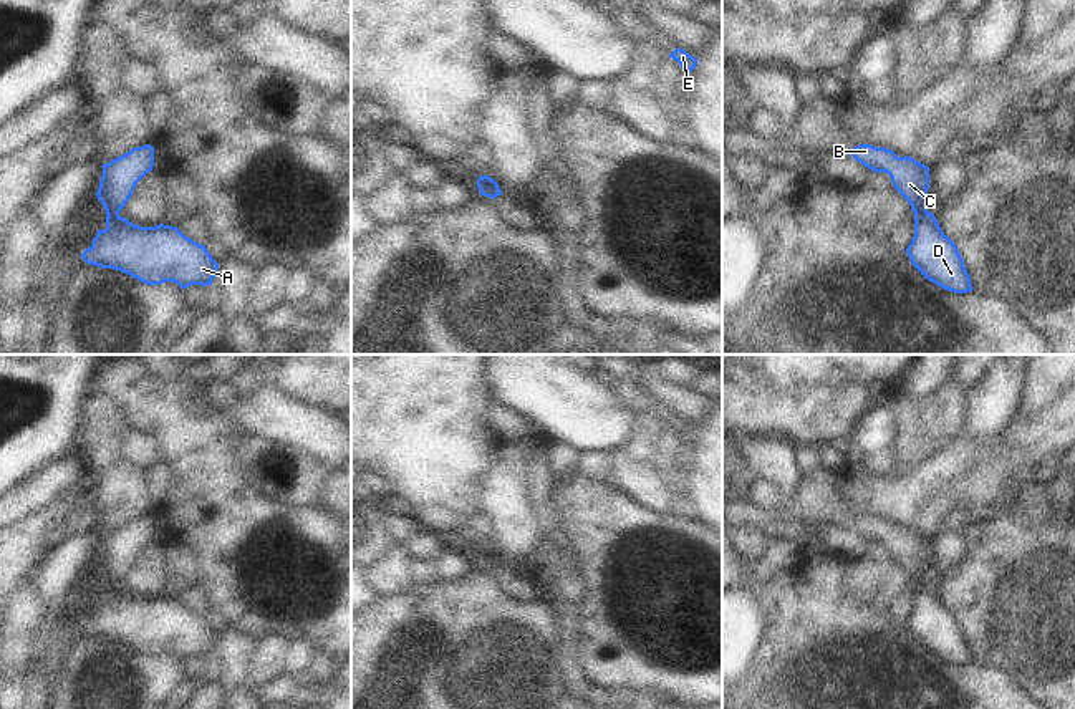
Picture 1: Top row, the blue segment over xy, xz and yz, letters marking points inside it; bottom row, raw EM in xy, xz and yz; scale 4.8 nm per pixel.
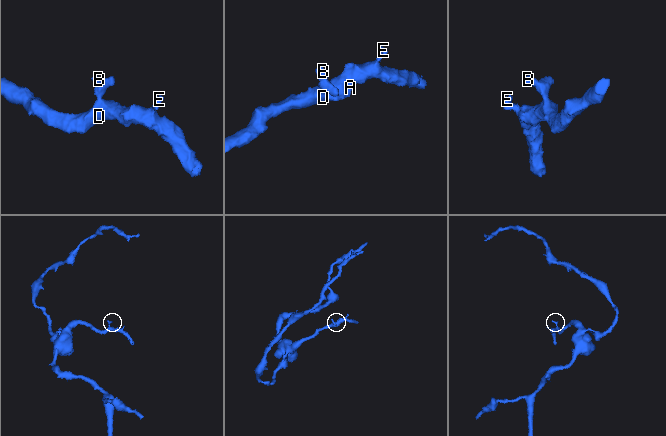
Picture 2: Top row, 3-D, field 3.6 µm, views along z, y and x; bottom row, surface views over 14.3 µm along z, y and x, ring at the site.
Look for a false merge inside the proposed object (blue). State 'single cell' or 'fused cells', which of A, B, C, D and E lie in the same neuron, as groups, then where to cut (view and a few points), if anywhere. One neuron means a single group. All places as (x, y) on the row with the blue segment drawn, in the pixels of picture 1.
fused cells; A D E / B C; cut in yz along (926, 211), (915, 216)

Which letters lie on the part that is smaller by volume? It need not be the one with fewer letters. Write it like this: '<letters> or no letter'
B, C

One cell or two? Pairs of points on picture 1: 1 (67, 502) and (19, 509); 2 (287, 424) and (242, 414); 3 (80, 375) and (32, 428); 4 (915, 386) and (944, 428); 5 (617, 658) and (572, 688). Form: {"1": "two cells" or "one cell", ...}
{"1": "two cells", "2": "one cell", "3": "one cell", "4": "two cells", "5": "two cells"}

